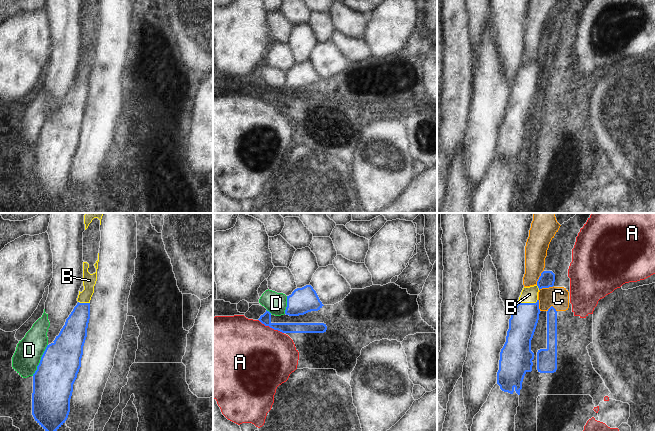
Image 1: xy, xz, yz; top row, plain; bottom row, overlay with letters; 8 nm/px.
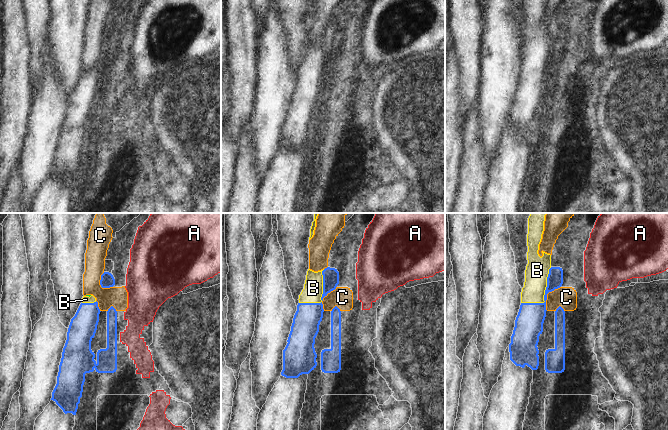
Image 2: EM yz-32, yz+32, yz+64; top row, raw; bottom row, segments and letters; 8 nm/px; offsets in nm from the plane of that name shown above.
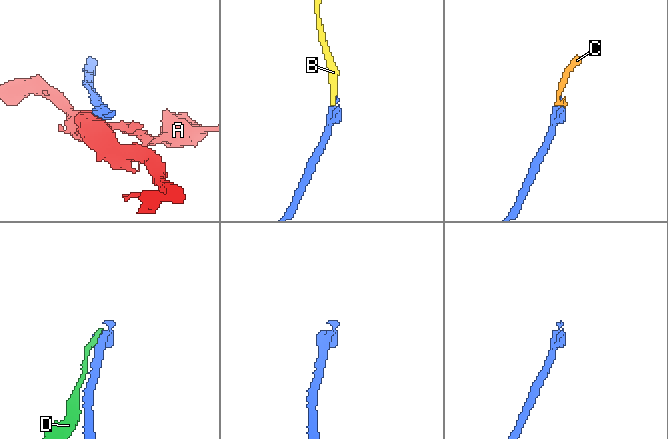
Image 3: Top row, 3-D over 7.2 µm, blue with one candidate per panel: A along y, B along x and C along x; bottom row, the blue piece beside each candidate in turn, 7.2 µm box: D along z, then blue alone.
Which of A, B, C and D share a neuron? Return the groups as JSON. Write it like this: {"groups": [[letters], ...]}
{"groups": [["A"], ["B"], ["C", "D"]]}

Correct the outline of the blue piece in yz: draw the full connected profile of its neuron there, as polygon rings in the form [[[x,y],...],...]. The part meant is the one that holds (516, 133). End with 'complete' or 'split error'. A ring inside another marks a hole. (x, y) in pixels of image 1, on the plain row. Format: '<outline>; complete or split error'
[[[543,47],[537,60],[524,63],[518,79],[509,95],[506,118],[500,128],[497,160],[504,168],[520,171],[522,158],[527,148],[532,147],[534,129],[531,127],[533,114],[539,96],[538,68],[553,63],[555,50]]]; split error

